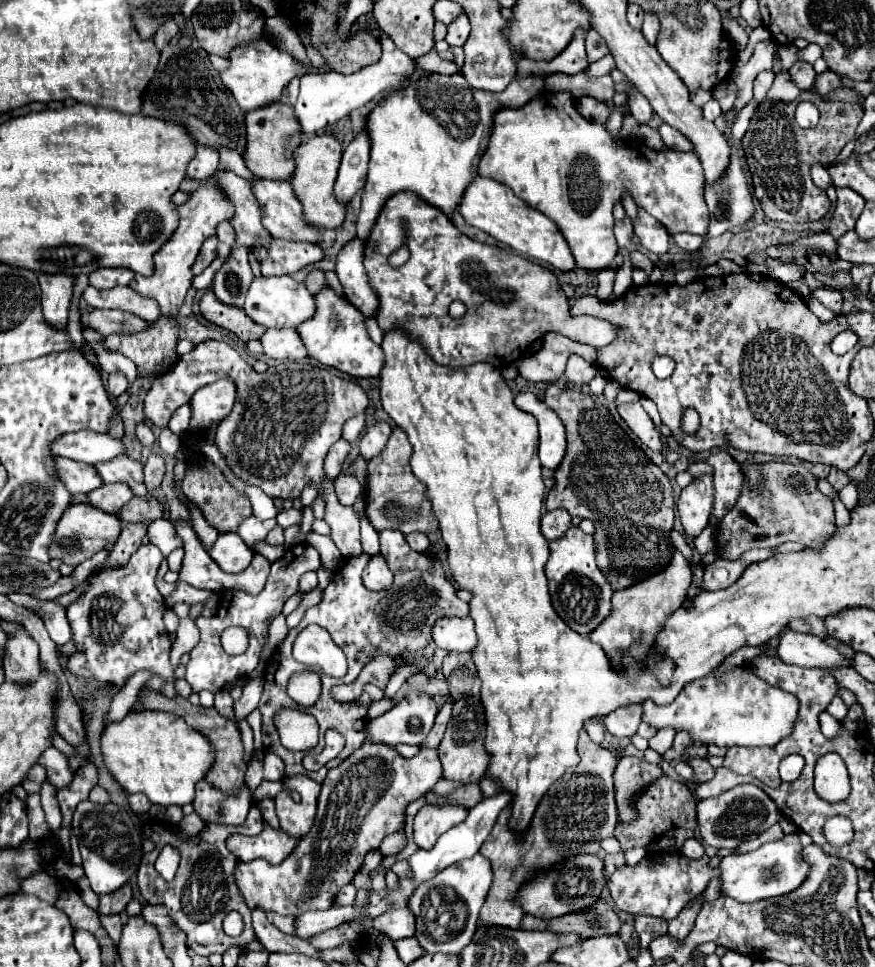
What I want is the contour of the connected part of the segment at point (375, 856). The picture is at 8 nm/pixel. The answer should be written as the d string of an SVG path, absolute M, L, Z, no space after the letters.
M371 851L371 853L367 853L367 857L365 857L365 861L363 861L363 867L361 867L361 871L369 873L371 869L375 869L375 867L381 863L381 859L383 859L381 851Z

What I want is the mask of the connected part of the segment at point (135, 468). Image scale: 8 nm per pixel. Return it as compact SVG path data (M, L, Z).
M115 457L109 463L97 465L97 471L105 483L125 483L137 497L145 497L147 487L143 483L143 465L139 461L133 461L131 457Z

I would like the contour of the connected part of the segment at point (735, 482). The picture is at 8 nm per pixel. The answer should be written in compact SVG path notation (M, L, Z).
M719 451L707 457L707 463L715 469L713 483L715 483L715 505L711 525L721 525L721 517L737 503L737 493L741 493L743 475L739 471L739 463L727 453Z

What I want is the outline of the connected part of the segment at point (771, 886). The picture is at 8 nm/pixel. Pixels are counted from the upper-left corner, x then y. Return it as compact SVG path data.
M791 833L779 841L765 843L751 853L723 857L719 863L721 895L733 897L735 901L741 901L741 903L753 903L753 901L781 897L785 893L791 893L791 889L797 889L797 885L801 885L801 881L805 881L807 869L809 869L809 863L801 857L801 851L803 849L799 843L799 835Z

